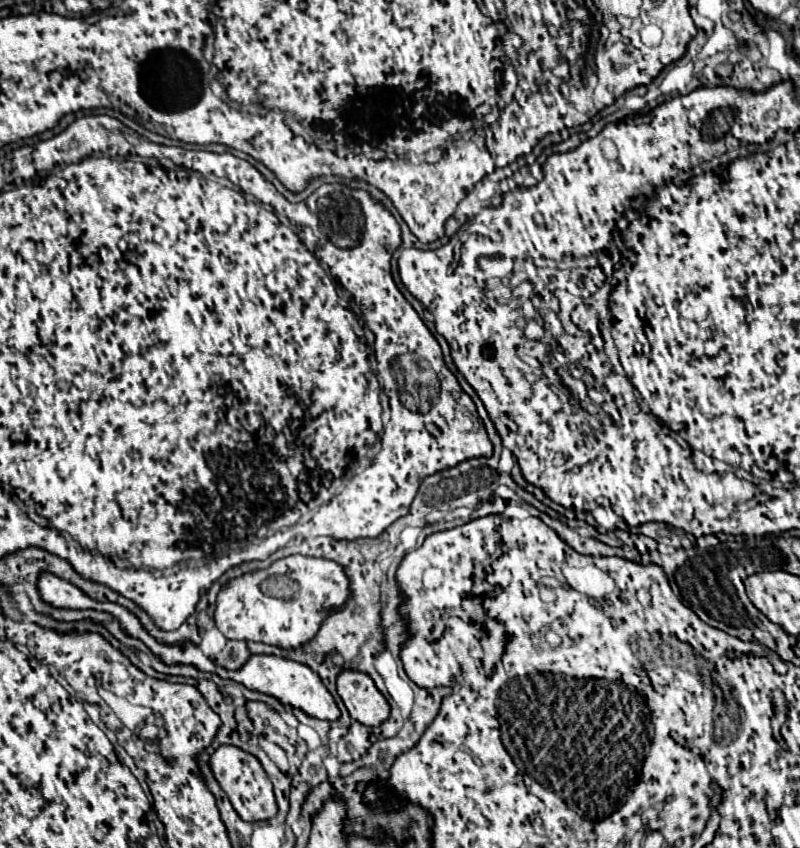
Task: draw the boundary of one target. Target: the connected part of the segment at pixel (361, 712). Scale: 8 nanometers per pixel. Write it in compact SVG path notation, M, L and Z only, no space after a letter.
M342 669L338 675L338 695L350 717L364 725L376 727L390 717L390 705L368 673Z

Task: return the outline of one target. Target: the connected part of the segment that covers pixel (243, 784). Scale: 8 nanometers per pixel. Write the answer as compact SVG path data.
M222 745L210 755L210 769L216 781L220 783L220 787L224 789L224 793L228 795L230 803L234 805L234 809L244 821L266 821L276 815L278 807L276 807L272 783L254 755L234 745Z

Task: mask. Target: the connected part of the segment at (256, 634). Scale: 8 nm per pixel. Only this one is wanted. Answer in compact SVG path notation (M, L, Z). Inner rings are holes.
M290 555L274 561L268 569L250 571L230 579L218 593L214 619L226 639L262 641L290 649L312 639L326 613L346 603L348 595L348 577L338 563ZM266 581L274 581L274 585Z

